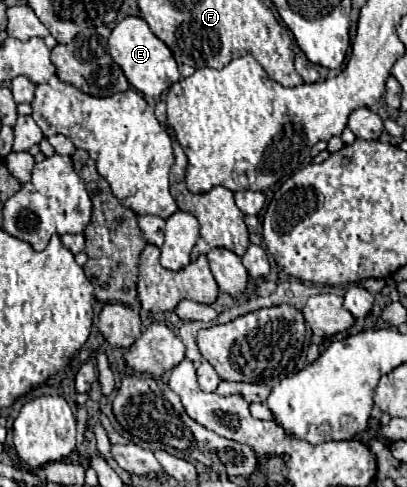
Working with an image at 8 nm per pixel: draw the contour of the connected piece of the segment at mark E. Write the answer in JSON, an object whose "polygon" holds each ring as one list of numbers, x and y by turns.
{"polygon":[[126,17,112,29,110,55,124,71,128,83,136,91,140,91,144,97,158,99,158,97,162,97,164,91,170,89,172,83,176,83,180,79,180,73,178,73,178,67,176,67,176,61,174,61,170,49,150,31,148,23,140,17]]}

